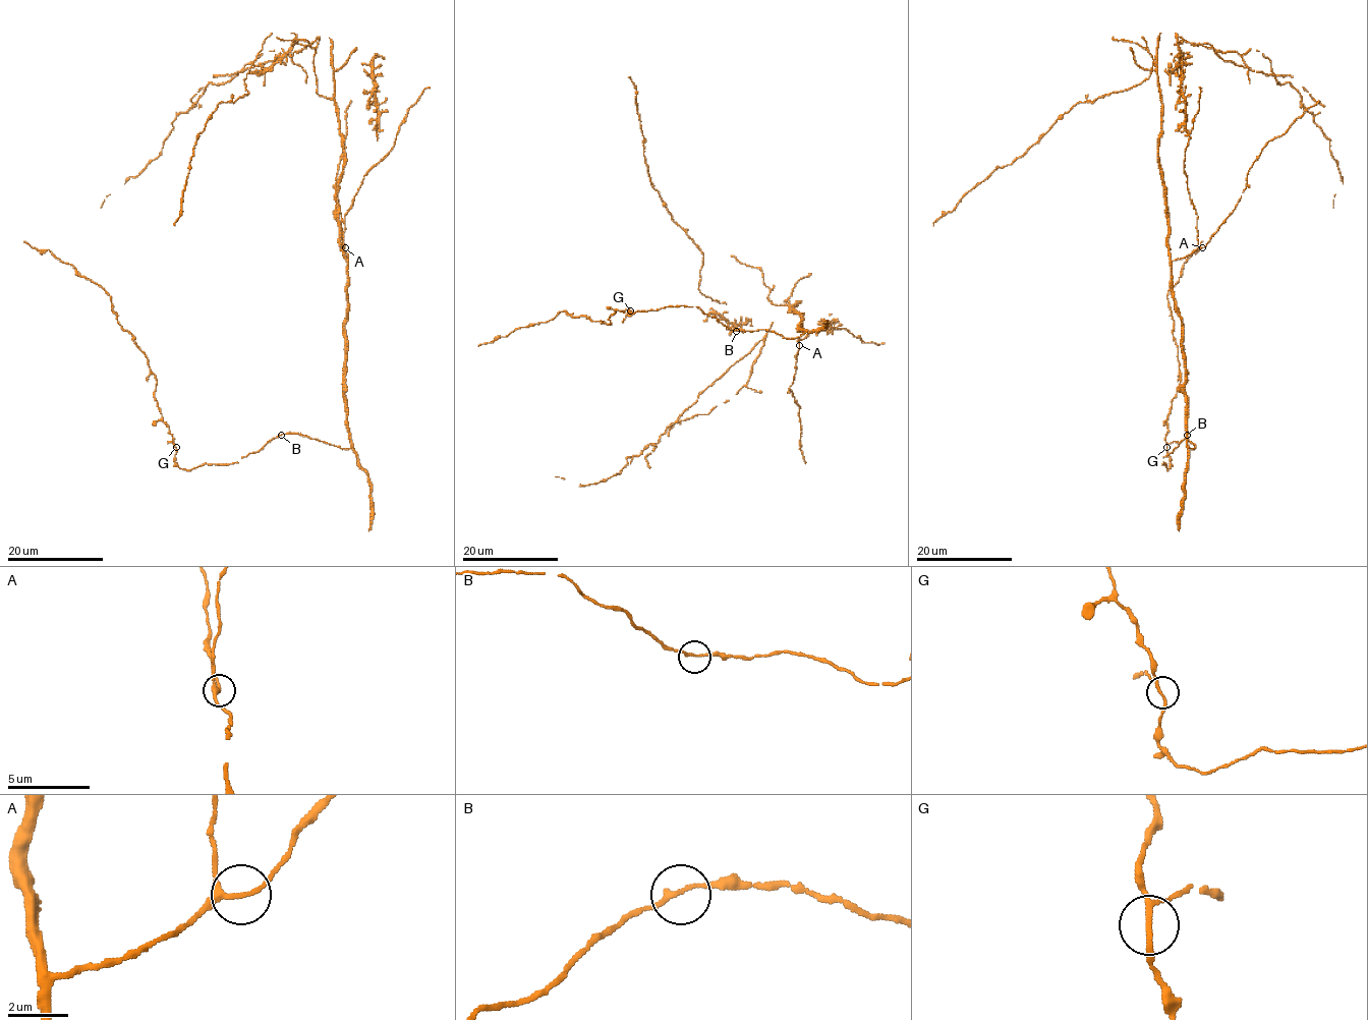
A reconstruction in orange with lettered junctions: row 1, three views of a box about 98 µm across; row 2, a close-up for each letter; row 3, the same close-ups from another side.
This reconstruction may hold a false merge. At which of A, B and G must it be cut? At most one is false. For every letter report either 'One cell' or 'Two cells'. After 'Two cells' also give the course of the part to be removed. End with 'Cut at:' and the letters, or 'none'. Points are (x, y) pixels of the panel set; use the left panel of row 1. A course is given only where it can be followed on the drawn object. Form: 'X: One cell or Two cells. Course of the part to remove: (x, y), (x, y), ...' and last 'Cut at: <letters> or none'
A: One cell
B: One cell
G: One cell
Cut at: none

